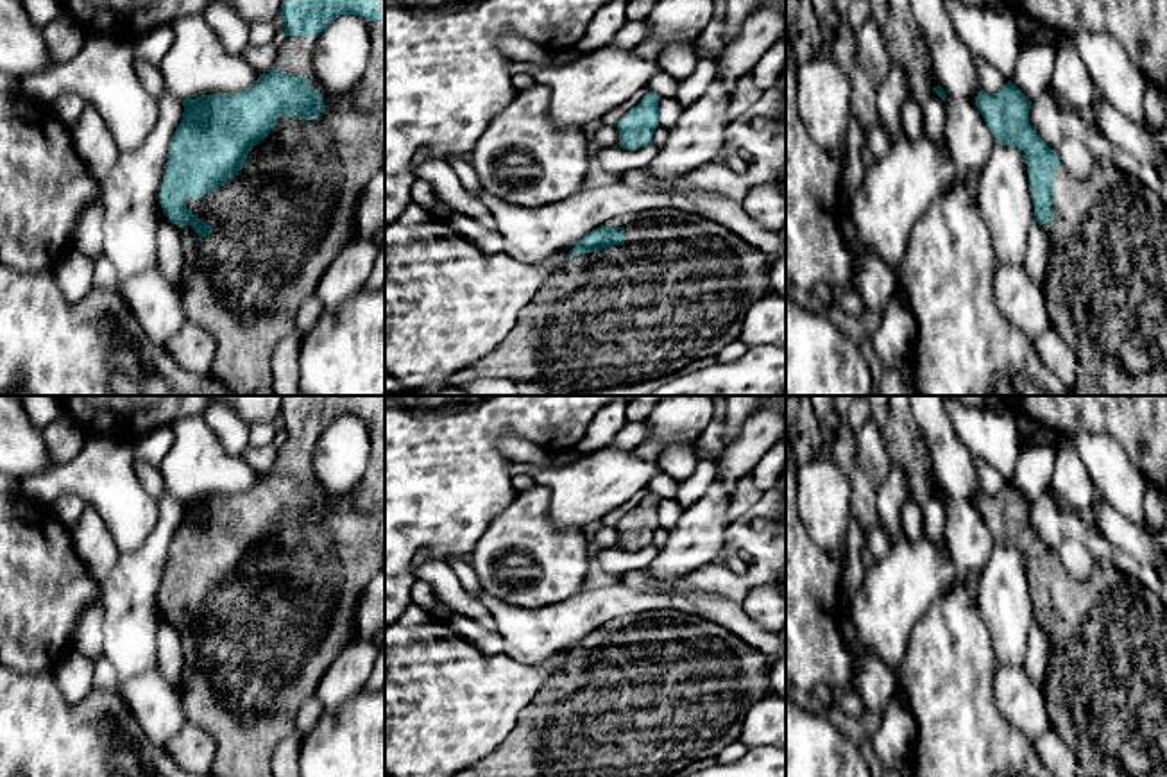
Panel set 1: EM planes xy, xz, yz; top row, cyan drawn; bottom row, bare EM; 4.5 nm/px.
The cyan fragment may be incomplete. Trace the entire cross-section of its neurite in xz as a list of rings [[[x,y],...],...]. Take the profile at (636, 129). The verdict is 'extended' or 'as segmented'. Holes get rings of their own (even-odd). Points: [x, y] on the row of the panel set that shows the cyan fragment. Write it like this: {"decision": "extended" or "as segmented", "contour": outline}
{"decision": "as segmented", "contour": [[[648,91],[643,100],[618,122],[619,147],[635,150],[652,143],[653,132],[659,127],[659,100],[659,95]]]}

